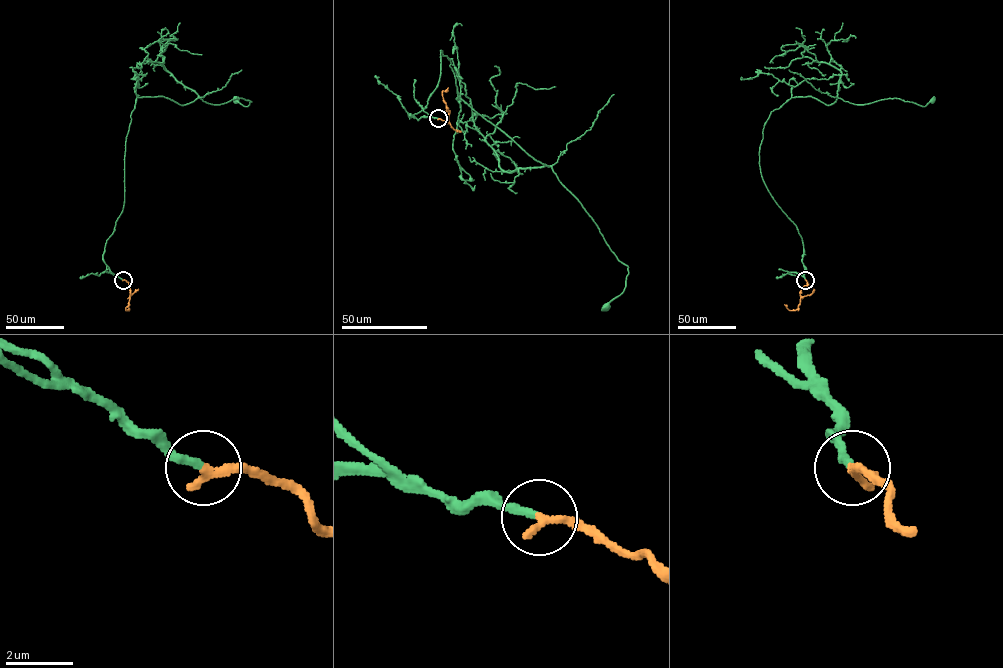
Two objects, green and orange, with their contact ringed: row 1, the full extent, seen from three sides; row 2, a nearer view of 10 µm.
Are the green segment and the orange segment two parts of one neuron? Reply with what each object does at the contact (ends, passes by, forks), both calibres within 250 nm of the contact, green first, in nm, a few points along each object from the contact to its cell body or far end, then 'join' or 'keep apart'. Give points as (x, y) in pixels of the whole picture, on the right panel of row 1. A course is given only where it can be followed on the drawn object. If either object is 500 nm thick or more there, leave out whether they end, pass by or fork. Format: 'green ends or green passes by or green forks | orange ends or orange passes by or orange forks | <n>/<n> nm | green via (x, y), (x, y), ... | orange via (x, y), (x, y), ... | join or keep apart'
green ends | orange ends | 260/320 nm | green via (805, 280), (801, 237), (760, 172), (770, 113), (791, 97), (830, 105), (837, 97), (857, 104), (933, 101) | orange via (805, 280), (807, 284), (800, 293), (798, 308), (789, 310), (784, 304) | join

